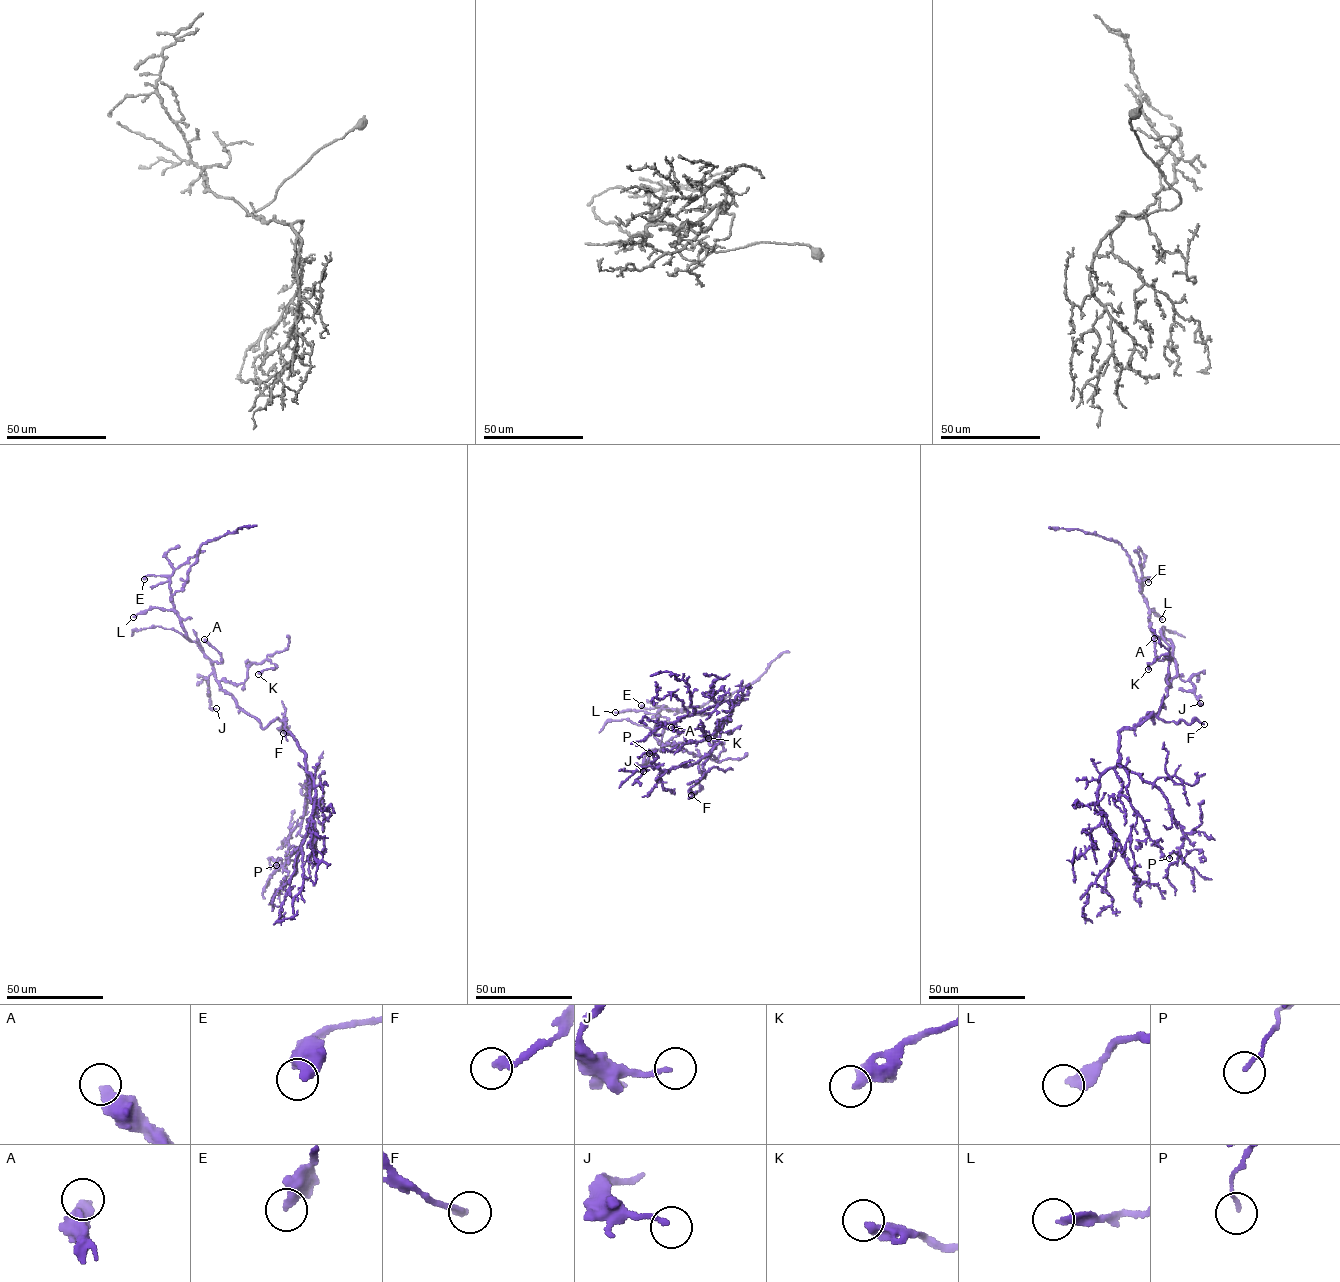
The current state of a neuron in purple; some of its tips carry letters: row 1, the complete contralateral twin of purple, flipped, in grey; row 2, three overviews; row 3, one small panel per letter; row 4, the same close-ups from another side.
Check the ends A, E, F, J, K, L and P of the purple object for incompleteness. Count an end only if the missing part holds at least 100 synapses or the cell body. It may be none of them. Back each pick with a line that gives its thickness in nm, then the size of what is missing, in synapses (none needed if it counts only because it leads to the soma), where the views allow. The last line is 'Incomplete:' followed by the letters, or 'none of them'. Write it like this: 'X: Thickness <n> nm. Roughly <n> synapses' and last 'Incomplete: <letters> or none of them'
F: Thickness 240 nm
Incomplete: F

